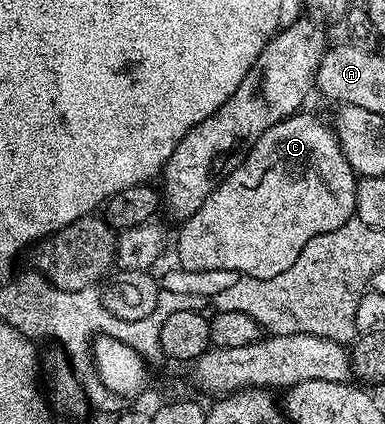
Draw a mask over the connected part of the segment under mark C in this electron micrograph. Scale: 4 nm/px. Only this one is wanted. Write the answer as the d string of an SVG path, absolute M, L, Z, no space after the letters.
M303 114L290 115L289 118L282 119L277 125L270 127L265 133L261 133L257 145L253 145L251 152L228 175L223 176L216 182L215 187L209 193L209 197L205 197L205 205L201 205L201 209L197 209L197 213L193 213L188 219L182 220L181 227L183 229L179 233L178 266L190 271L229 269L230 271L238 271L240 275L252 275L258 279L277 277L277 273L285 273L285 269L289 269L289 265L293 265L293 261L297 261L301 249L305 249L305 245L309 245L309 241L313 241L313 237L317 237L321 233L329 233L351 220L355 215L356 173L349 165L334 130L328 124L326 127L317 116Z

